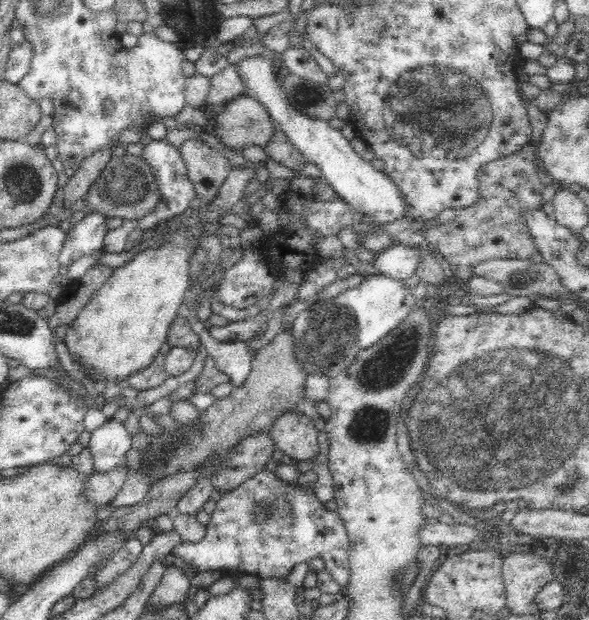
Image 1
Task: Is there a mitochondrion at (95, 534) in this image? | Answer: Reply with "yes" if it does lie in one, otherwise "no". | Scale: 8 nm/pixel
no

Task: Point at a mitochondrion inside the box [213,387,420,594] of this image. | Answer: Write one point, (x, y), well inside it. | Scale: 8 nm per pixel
(264, 509)

